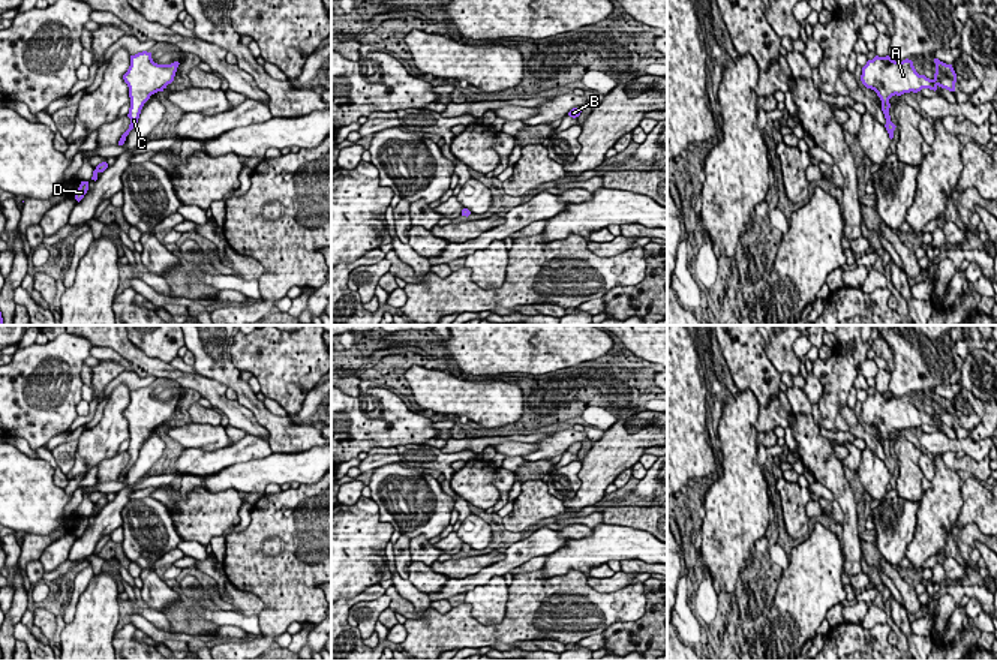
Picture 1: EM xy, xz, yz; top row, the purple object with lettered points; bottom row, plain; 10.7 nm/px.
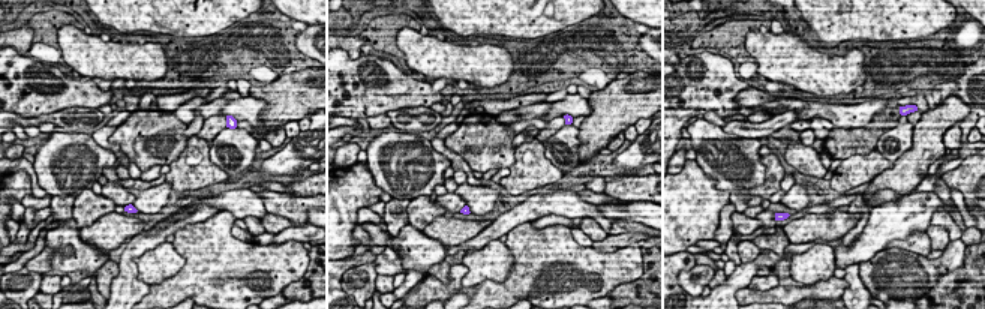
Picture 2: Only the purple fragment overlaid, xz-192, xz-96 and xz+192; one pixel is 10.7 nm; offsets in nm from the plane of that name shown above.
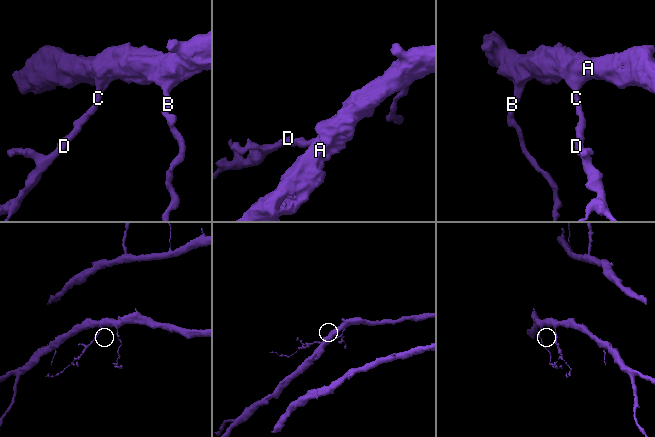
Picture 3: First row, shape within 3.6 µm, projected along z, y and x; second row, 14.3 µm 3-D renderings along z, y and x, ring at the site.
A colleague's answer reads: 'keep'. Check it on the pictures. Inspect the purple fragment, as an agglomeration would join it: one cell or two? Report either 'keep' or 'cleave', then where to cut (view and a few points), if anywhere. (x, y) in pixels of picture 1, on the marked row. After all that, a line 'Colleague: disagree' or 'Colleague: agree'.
keep; no cut
Colleague: agree

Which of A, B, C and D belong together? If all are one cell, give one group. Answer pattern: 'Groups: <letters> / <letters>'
Groups: A B C D

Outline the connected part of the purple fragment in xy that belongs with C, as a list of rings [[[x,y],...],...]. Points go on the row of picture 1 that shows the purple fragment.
[[[147,51],[130,55],[130,66],[123,75],[129,87],[130,108],[127,117],[130,118],[130,124],[121,135],[118,145],[124,144],[126,136],[136,126],[141,109],[150,96],[163,91],[174,81],[178,64],[178,61],[157,64],[153,61],[151,52]]]

